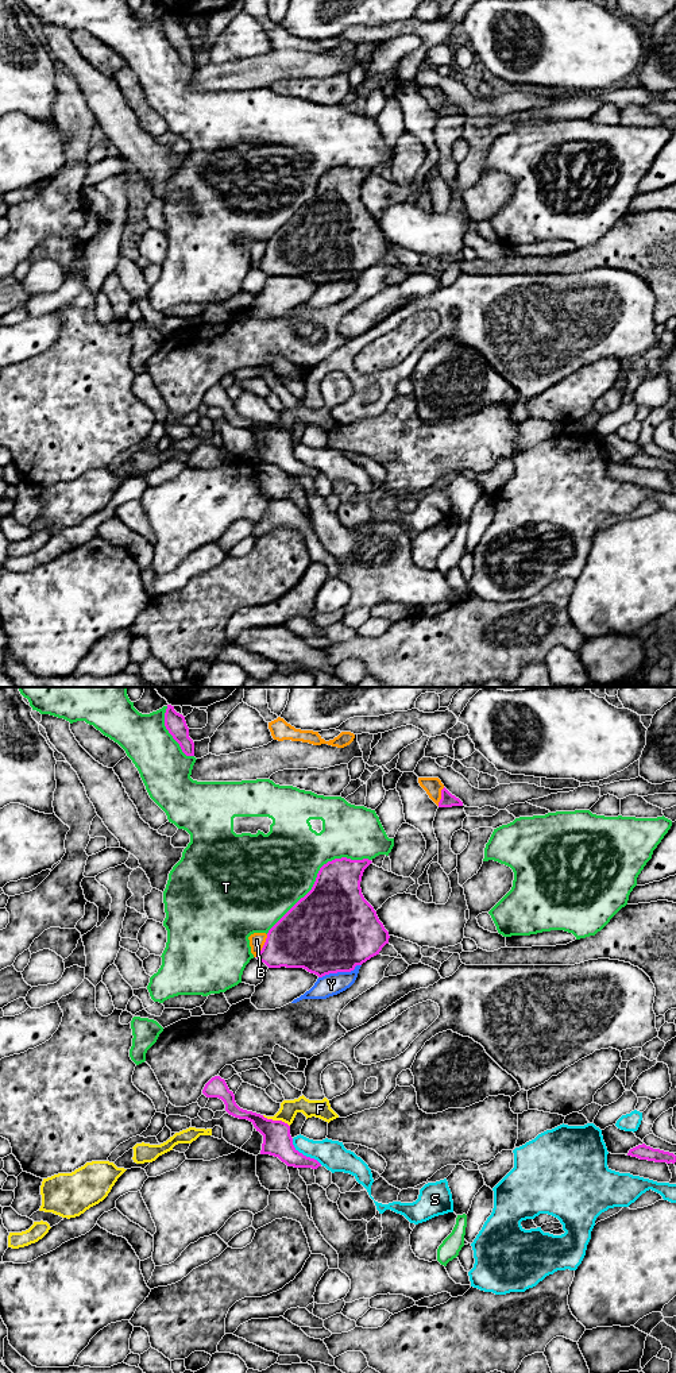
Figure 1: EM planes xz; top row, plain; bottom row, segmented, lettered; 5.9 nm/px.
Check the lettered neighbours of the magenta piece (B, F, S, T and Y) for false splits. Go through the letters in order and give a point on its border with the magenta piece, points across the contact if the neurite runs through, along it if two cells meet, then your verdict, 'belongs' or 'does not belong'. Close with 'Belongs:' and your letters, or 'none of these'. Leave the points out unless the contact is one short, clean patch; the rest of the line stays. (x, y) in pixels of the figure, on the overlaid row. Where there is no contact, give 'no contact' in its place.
B: contact xz (263, 945); does not belong
F: contact xz (275, 1121); does not belong
S: contact xz (302, 1154); does not belong
T: contact xz (317, 876); does not belong
Y: contact xz (339, 971); border xz (360, 964), (350, 971), (329, 972), (319, 978); does not belong
Belongs: none of these

